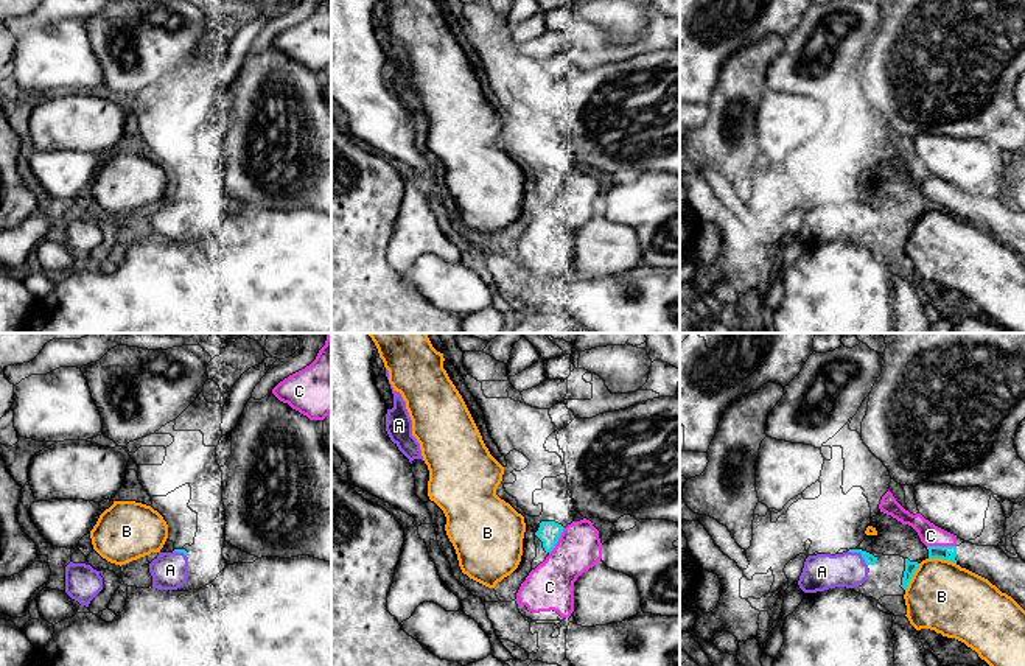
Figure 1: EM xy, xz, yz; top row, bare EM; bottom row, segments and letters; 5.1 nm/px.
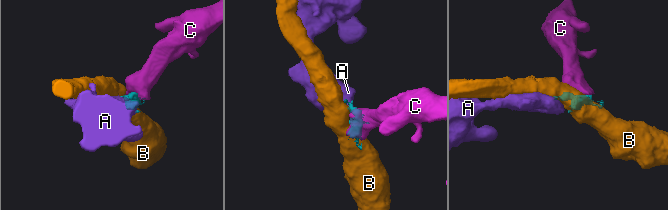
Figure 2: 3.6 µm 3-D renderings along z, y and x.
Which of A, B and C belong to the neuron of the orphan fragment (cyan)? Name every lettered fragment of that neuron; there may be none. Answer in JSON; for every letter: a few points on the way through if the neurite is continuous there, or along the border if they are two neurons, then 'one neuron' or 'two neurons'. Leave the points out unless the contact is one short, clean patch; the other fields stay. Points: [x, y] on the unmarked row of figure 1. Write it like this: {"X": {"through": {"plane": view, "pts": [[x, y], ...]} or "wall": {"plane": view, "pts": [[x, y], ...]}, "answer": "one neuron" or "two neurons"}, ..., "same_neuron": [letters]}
{"A": {"through": {"plane": "yz", "pts": [[870, 210], [860, 204], [843, 221], [822, 223]]}, "answer": "one neuron"}, "B": {"answer": "two neurons"}, "C": {"answer": "two neurons"}, "same_neuron": ["A"]}

